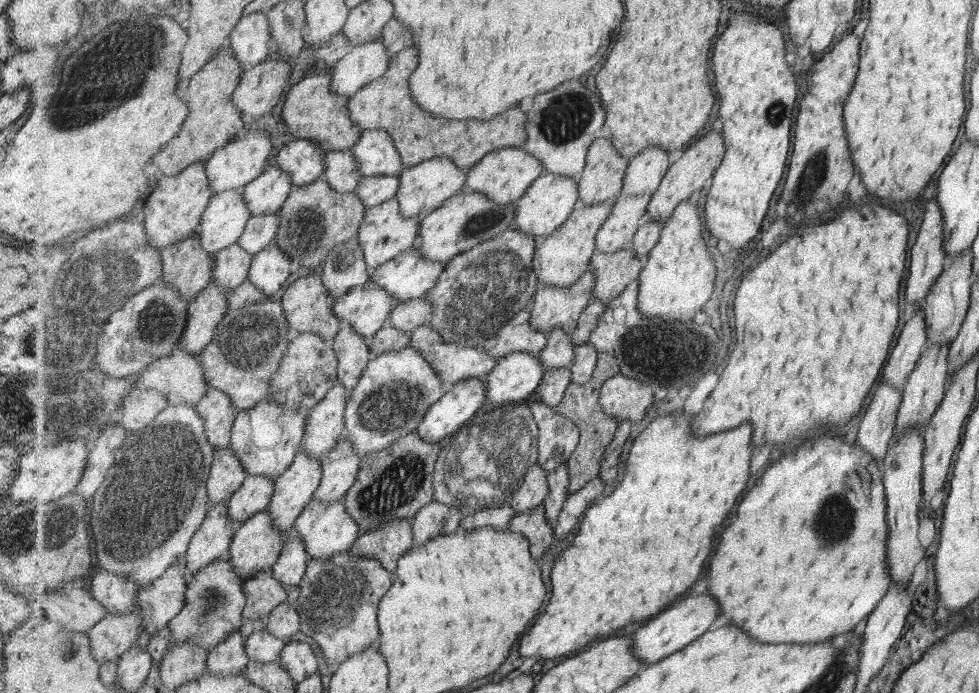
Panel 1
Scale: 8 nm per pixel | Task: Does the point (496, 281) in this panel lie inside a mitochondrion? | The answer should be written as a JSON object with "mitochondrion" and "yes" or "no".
{"mitochondrion":"yes"}

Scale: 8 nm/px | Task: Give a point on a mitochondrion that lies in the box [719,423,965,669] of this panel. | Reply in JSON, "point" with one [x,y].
{"point":[833,522]}

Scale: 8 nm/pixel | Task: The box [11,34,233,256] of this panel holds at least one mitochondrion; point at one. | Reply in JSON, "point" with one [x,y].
{"point":[120,78]}

